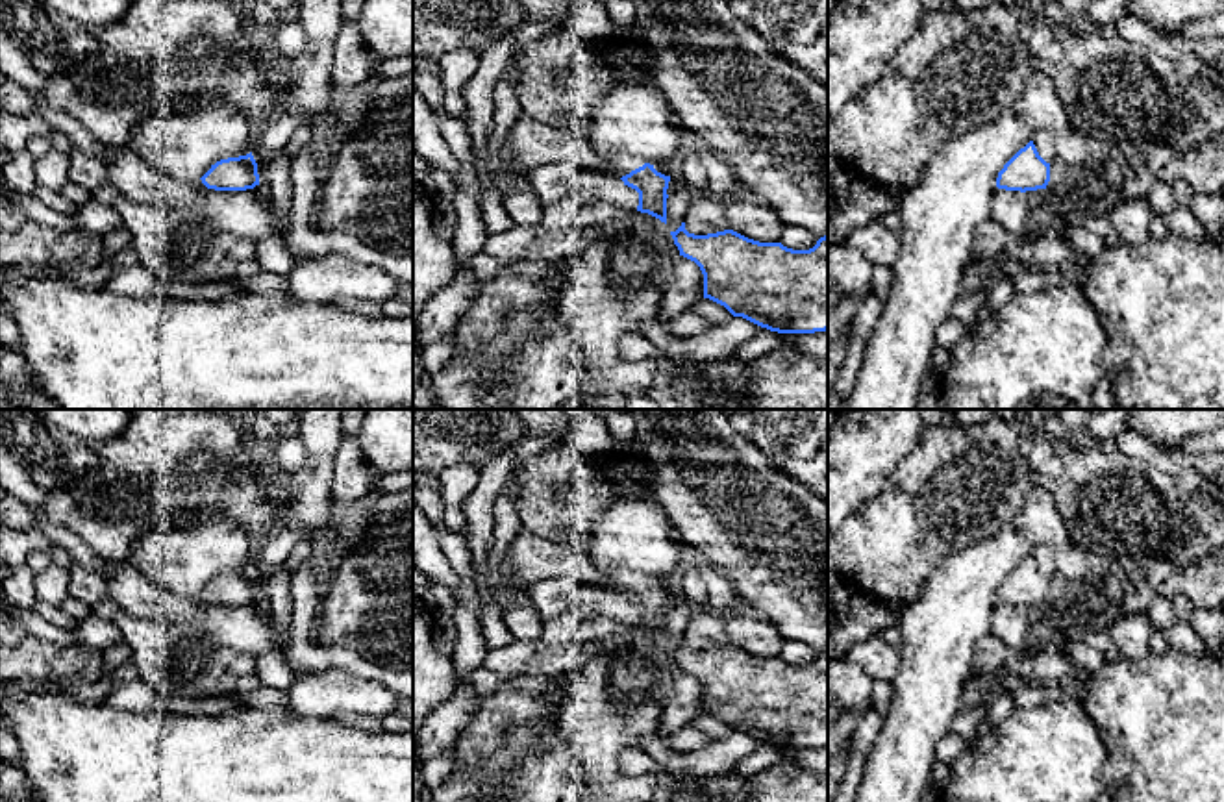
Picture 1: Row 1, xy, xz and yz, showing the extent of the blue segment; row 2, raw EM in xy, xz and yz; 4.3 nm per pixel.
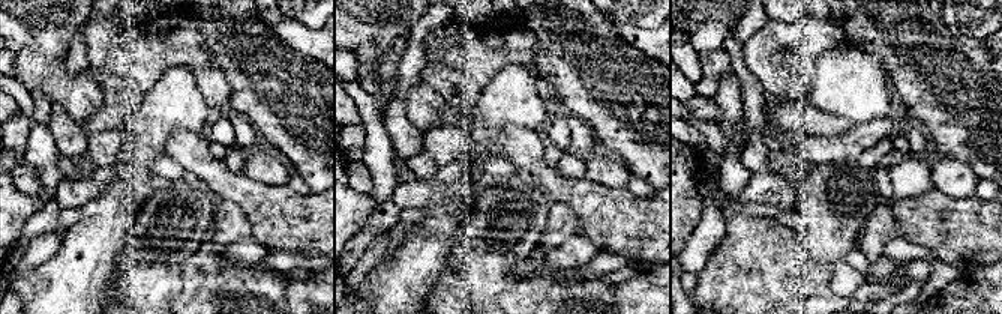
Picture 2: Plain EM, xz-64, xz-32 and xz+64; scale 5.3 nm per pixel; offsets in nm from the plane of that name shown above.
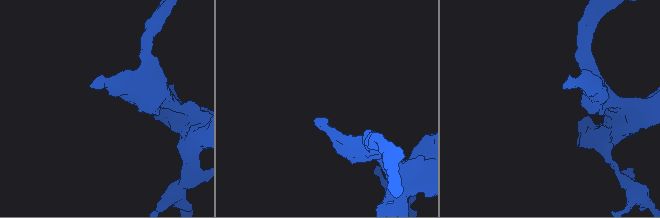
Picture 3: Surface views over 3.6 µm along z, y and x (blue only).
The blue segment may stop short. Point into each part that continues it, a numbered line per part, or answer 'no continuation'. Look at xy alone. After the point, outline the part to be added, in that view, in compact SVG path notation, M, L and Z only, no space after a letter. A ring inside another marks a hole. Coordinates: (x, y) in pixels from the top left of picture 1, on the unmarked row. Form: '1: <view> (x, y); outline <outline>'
no continuation

